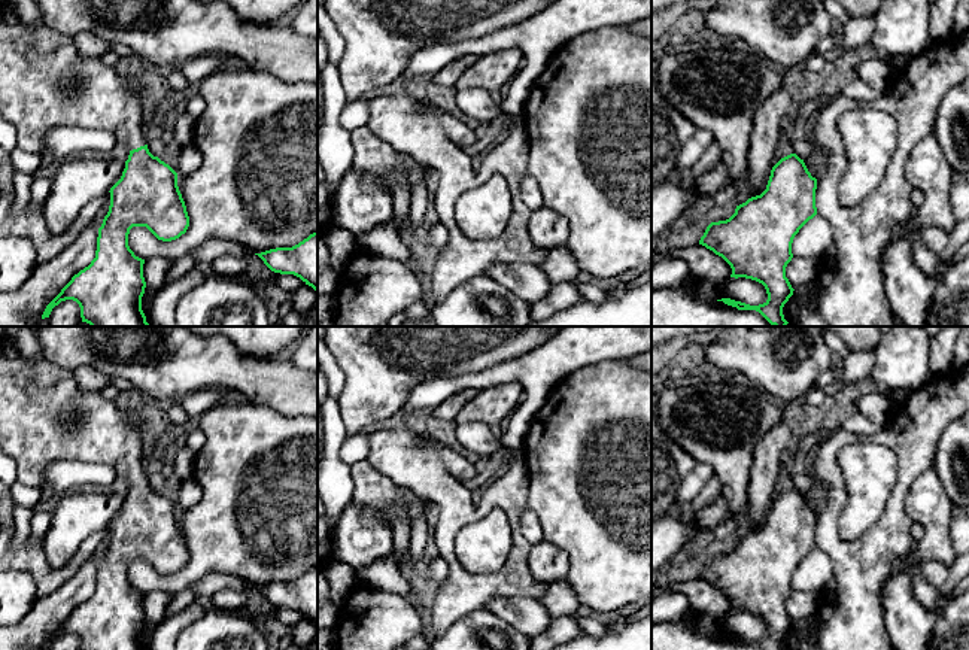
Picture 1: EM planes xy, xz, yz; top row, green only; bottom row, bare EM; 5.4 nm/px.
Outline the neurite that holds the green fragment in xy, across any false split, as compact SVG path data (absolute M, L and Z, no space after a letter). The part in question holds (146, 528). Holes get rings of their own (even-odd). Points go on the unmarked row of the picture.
M0 337L0 450L15 459L18 482L27 486L42 488L46 467L57 461L110 465L128 482L122 510L109 525L110 540L98 562L95 592L72 611L42 650L49 650L66 634L79 638L81 650L145 650L145 593L130 583L130 564L146 561L158 574L171 575L186 567L189 550L177 507L148 483L139 410L122 410L98 391L83 392L72 371L48 359L31 361L19 353L13 340Z

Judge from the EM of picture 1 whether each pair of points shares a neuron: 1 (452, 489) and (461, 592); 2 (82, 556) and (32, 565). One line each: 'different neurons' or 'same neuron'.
1: same neuron
2: same neuron

